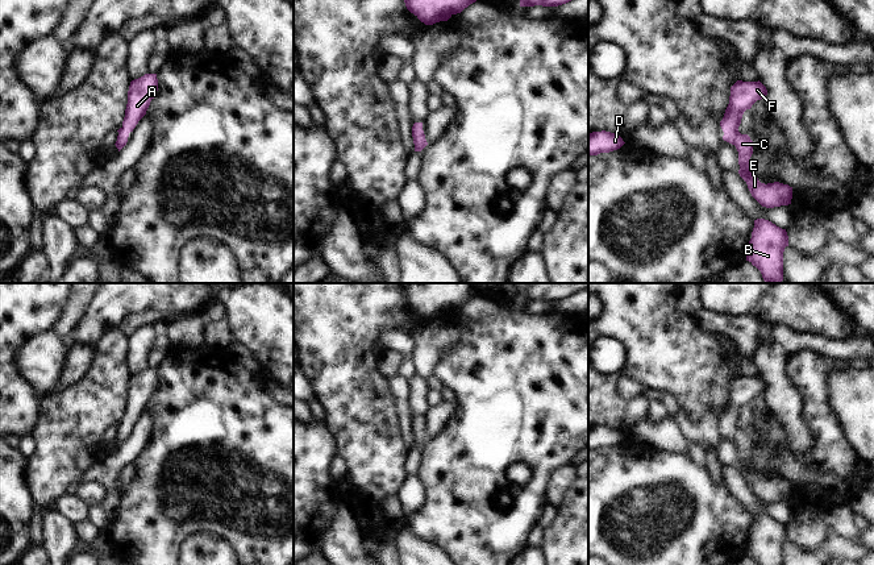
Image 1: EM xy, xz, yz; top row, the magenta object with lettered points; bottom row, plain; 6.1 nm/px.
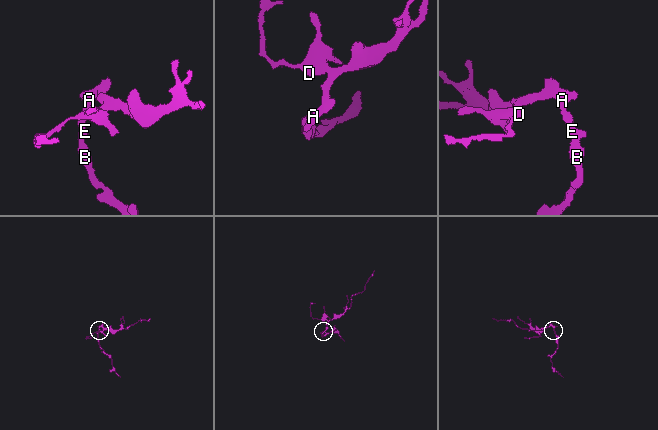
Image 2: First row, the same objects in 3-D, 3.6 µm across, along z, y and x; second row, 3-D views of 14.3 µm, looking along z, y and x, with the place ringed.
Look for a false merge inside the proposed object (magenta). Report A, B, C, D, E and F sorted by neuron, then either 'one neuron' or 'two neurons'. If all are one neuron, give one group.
A B C D E F; one neuron

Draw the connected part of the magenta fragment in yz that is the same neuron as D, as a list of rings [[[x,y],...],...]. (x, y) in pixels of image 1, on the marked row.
[[[592,132],[588,133],[588,155],[598,155],[600,153],[609,153],[620,149],[625,142],[619,134],[611,132]]]

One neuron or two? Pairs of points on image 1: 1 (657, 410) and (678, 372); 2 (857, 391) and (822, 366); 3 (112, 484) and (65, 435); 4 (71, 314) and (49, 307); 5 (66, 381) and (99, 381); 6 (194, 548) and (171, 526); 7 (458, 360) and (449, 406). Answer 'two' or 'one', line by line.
1: two
2: two
3: two
4: two
5: two
6: two
7: two

